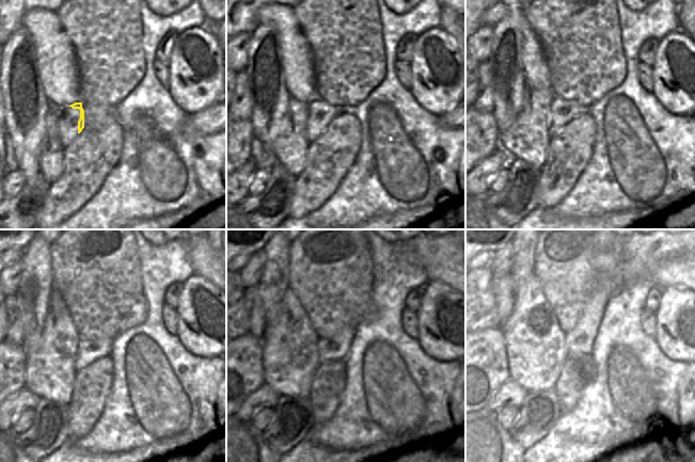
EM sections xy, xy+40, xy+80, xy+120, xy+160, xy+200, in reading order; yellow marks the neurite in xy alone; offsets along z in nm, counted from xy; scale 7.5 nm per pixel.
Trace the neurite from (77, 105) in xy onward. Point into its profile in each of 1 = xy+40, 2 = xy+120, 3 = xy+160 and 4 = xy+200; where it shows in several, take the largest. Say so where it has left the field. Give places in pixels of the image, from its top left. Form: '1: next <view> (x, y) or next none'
1: next xy+40 (327, 111)
2: next xy+120 (91, 350)
3: next xy+160 (335, 348)
4: next xy+200 (665, 258)

